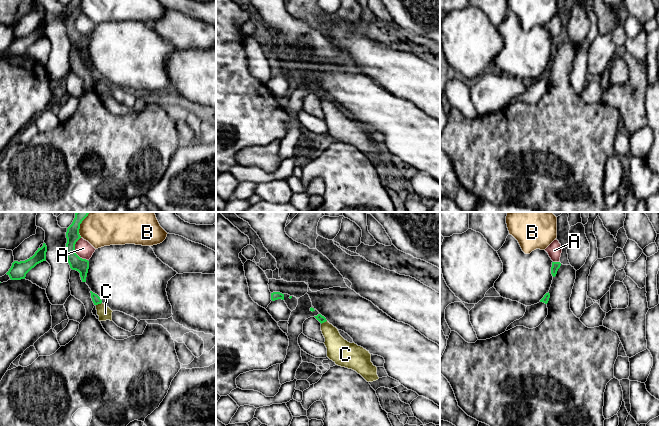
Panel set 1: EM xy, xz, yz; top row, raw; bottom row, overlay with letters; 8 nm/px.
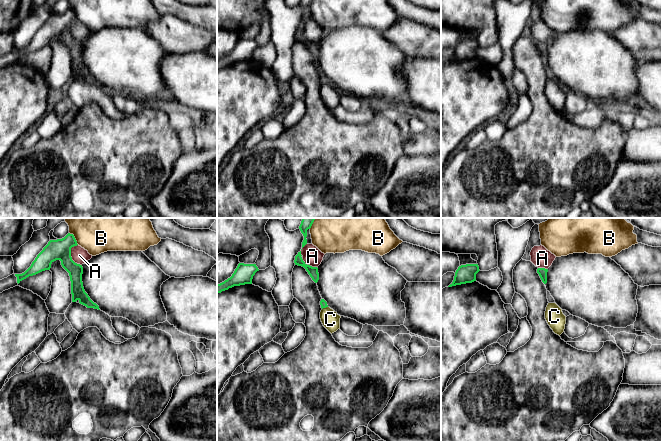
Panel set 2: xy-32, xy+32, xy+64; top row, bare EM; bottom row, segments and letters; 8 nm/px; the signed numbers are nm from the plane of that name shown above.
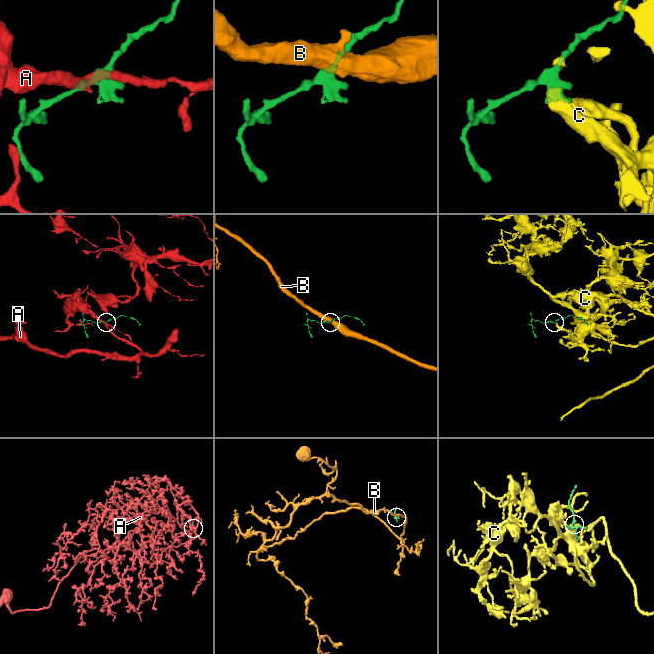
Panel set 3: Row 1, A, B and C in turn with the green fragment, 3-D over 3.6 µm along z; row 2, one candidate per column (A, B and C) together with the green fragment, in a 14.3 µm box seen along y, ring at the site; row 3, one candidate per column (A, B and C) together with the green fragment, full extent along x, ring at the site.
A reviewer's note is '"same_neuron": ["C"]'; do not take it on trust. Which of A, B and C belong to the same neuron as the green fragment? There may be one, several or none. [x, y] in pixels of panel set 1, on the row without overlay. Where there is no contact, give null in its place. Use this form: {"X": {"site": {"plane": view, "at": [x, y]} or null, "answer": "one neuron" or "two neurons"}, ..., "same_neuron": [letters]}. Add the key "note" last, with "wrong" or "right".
{"A": {"site": {"plane": "xy", "at": [74, 27]}, "answer": "two neurons"}, "B": {"site": {"plane": "xy", "at": [78, 7]}, "answer": "two neurons"}, "C": {"site": {"plane": "xy", "at": [98, 79]}, "answer": "two neurons"}, "same_neuron": [], "note": "wrong"}

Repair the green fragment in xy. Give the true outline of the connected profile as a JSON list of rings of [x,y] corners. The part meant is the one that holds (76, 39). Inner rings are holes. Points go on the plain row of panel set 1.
[[[71,0],[66,8],[66,33],[72,46],[80,49],[82,58],[86,58],[89,45],[89,37],[80,34],[75,28],[75,20],[81,14],[79,10],[80,0]]]

